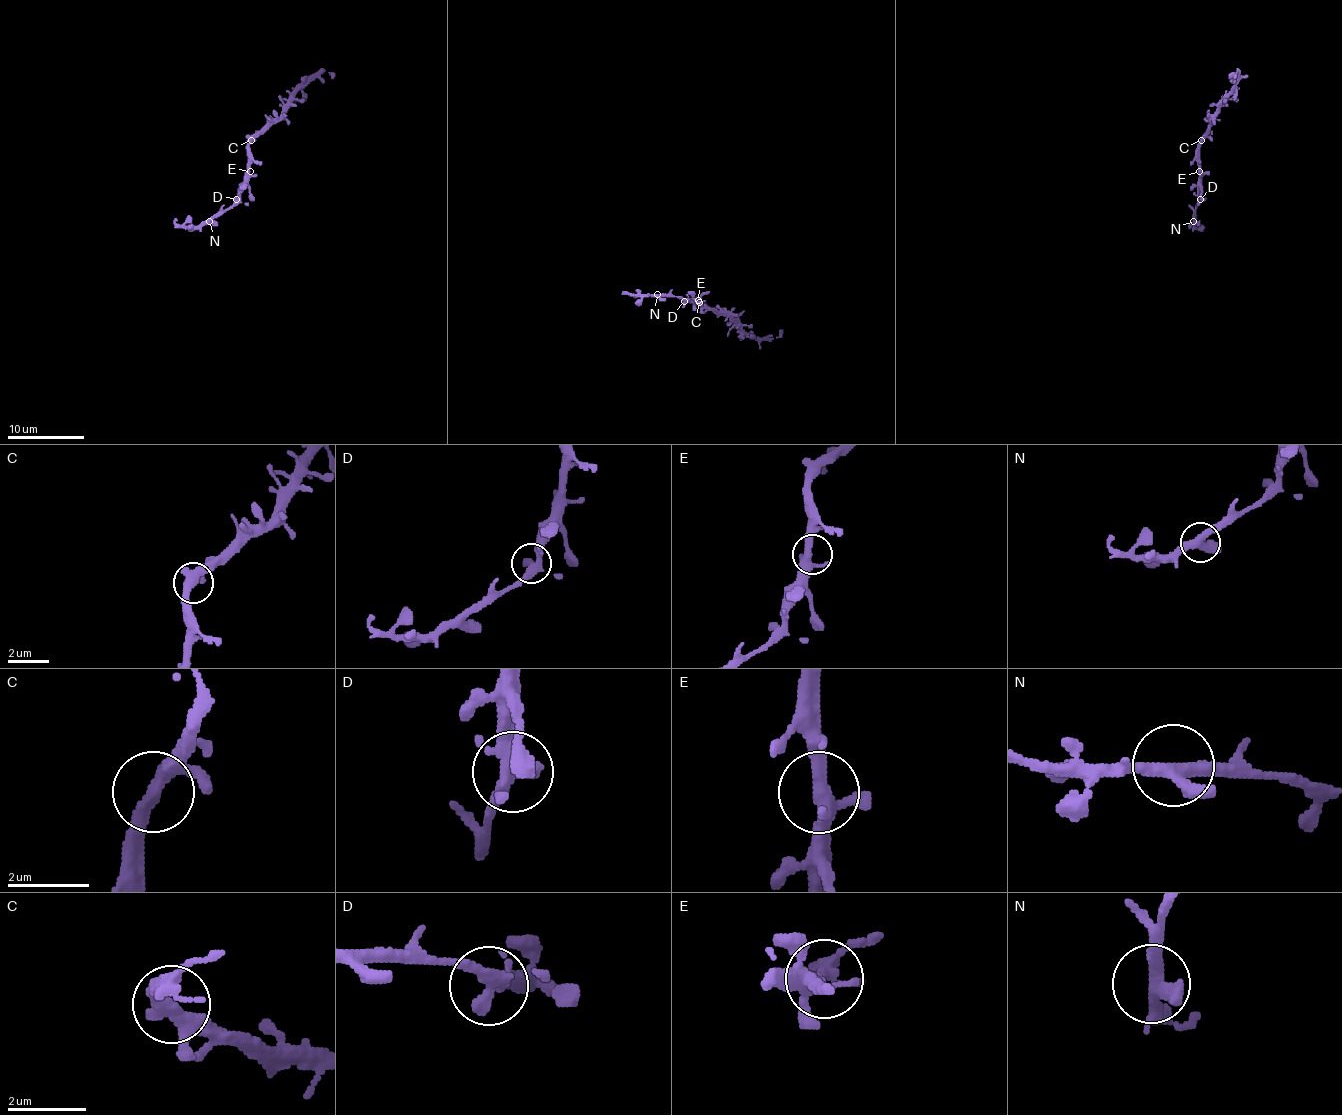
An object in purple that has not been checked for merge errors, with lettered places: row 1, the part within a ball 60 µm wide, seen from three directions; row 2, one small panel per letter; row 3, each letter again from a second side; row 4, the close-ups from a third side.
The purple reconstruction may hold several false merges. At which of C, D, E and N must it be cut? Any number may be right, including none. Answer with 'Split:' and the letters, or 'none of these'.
Split: none of these

